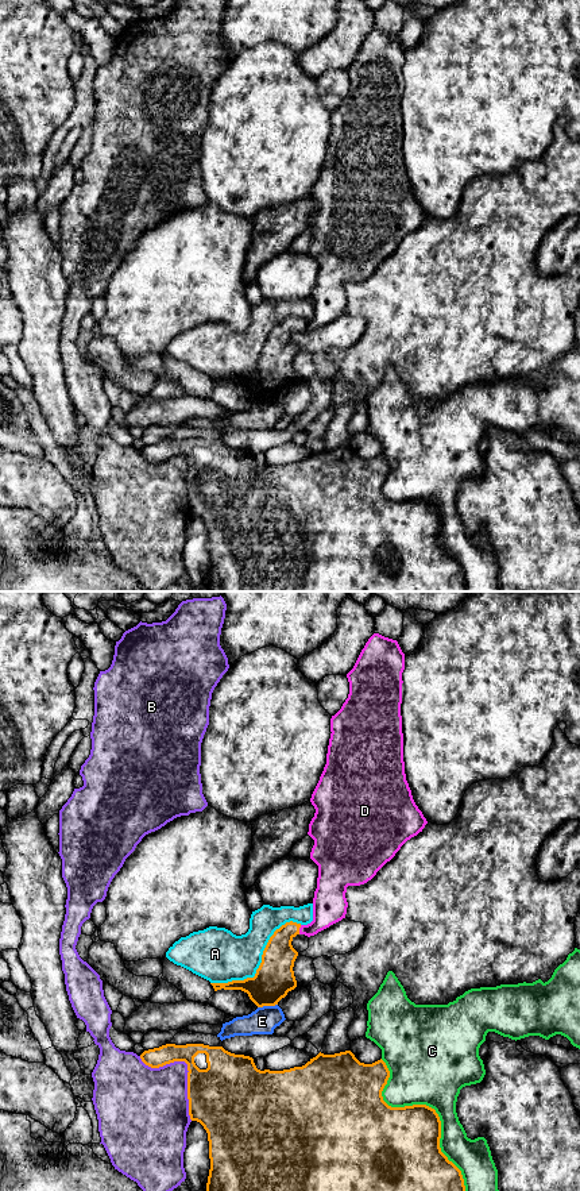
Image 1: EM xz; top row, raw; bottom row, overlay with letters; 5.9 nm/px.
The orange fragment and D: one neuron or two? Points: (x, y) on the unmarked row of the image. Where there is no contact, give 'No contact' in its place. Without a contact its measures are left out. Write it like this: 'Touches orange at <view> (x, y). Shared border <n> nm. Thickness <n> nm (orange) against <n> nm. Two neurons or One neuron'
Touches orange at xz (298, 324). Shared border 60 nm. Thickness 200 nm (orange) against 200 nm. One neuron

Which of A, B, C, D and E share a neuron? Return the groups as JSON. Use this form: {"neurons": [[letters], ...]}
{"neurons": [["A"], ["B"], ["C"], ["D"], ["E"]]}

